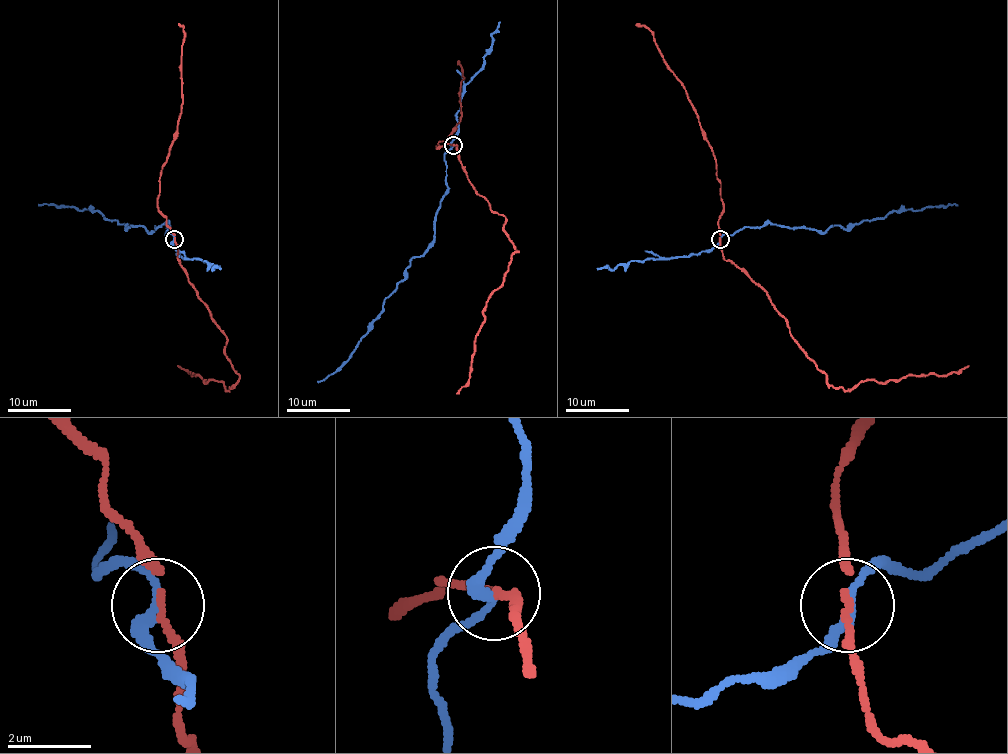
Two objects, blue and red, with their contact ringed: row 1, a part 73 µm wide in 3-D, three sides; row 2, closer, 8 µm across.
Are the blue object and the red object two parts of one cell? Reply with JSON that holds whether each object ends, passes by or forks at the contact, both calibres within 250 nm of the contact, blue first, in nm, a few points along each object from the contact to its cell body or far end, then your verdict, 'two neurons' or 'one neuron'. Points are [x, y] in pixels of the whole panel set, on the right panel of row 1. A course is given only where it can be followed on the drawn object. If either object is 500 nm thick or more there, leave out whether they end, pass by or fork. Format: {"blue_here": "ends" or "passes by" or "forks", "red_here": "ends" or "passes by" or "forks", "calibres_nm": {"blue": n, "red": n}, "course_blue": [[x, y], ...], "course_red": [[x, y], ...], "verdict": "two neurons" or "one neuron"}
{"blue_here": "passes by", "red_here": "passes by", "calibres_nm": {"blue": 240, "red": 150}, "course_blue": [[720, 239], [745, 226], [769, 223], [826, 231], [834, 225], [851, 228], [894, 211], [957, 206]], "course_red": [[720, 239], [722, 255], [766, 293], [831, 386], [848, 391], [861, 381], [952, 373], [968, 365]], "verdict": "two neurons"}

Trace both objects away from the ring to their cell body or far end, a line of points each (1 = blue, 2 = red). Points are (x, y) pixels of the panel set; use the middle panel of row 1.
1: (453, 145), (445, 155), (446, 194), (435, 216), (434, 243), (412, 259), (352, 355), (317, 382)
2: (453, 145), (475, 191), (505, 218), (503, 230), (518, 251), (491, 295), (475, 339), (470, 377), (456, 393)

